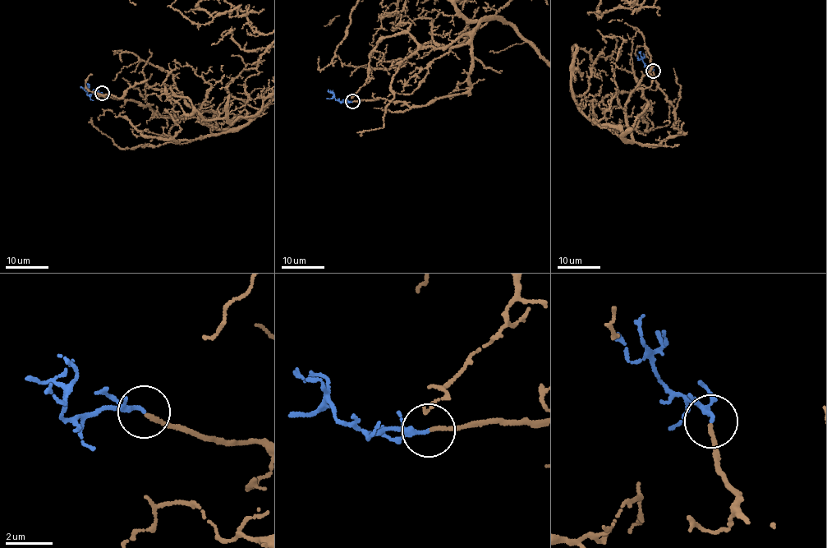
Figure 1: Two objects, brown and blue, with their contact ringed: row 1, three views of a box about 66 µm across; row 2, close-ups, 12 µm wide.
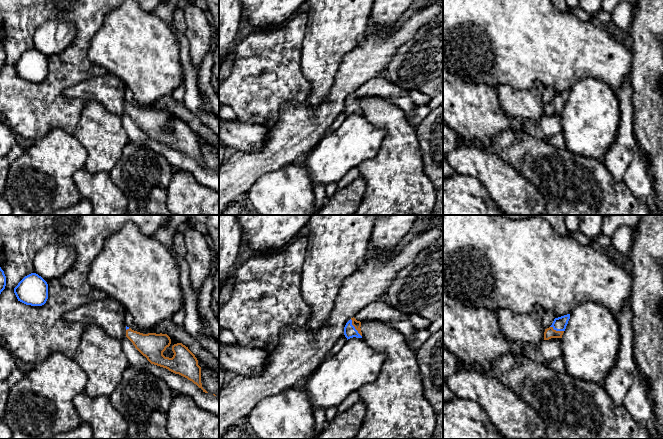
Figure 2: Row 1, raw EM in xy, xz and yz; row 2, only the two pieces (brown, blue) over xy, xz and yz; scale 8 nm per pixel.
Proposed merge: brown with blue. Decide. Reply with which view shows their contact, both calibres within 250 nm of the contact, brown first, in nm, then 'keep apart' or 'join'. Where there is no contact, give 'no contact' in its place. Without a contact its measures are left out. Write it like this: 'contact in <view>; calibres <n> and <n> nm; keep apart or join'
contact in xz; calibres 60 and 100 nm; join

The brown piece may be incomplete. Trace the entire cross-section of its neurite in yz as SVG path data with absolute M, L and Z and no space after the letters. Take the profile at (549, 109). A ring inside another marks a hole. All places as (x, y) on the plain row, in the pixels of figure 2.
M570 90L555 94L552 101L545 105L544 116L549 116L551 114L562 114L569 95Z

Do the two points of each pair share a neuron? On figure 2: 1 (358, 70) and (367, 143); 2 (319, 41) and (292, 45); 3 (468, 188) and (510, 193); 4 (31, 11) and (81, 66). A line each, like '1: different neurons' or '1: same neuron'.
1: different neurons
2: different neurons
3: different neurons
4: same neuron

